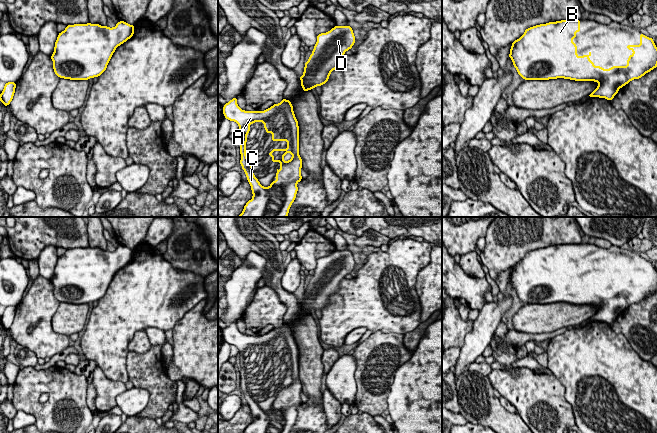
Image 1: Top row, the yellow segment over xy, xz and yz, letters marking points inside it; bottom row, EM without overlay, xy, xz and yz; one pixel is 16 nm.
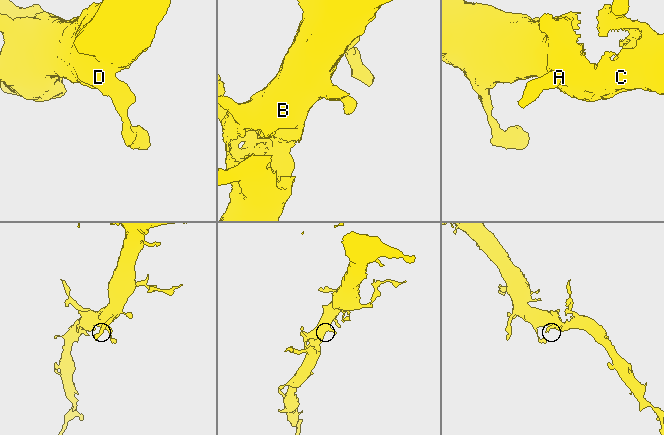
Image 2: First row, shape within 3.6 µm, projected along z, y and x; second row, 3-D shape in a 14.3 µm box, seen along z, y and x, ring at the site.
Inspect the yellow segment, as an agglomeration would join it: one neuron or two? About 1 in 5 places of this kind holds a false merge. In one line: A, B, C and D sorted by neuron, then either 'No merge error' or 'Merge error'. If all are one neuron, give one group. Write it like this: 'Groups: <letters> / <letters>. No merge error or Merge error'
Groups: A B C D. No merge error

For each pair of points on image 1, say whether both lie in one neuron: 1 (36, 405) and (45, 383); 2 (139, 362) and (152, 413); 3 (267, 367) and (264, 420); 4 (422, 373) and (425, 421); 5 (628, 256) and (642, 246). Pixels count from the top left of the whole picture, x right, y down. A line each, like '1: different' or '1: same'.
1: same
2: same
3: same
4: same
5: different

